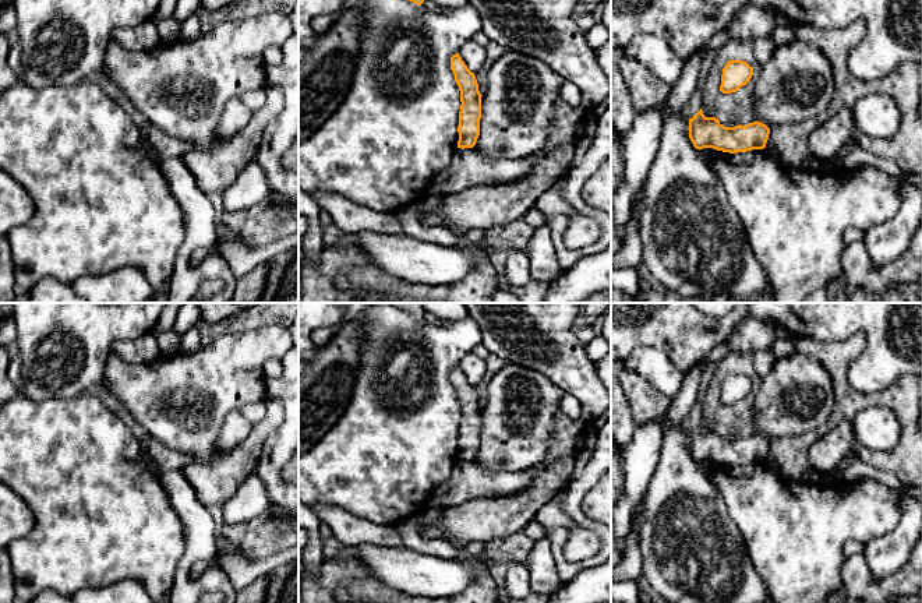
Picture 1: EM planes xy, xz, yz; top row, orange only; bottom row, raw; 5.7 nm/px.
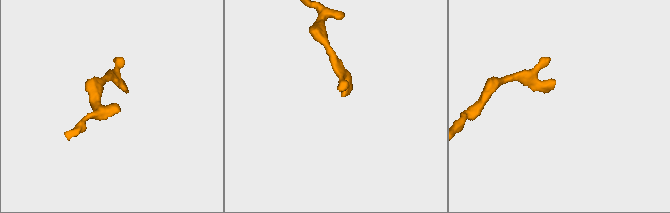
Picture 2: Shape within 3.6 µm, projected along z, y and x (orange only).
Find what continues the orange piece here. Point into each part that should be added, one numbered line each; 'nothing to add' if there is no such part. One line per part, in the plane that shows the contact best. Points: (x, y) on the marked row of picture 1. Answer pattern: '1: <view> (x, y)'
nothing to add

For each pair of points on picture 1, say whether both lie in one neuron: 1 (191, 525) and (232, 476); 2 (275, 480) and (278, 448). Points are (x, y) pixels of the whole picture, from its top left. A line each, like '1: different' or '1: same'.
1: different
2: same

